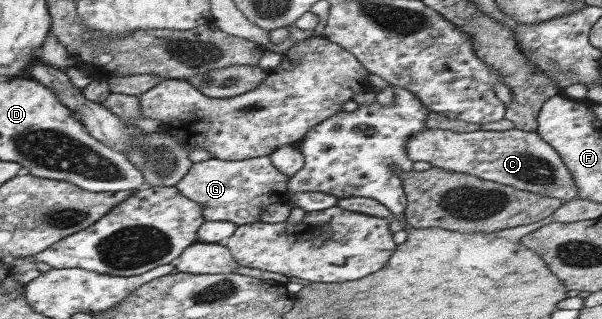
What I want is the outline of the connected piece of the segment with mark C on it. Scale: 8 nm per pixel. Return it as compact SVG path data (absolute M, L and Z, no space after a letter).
M436 128L424 129L407 141L408 157L414 161L425 161L432 166L478 179L520 188L562 202L580 198L571 171L563 163L558 152L548 144L538 131L482 131L457 133Z

